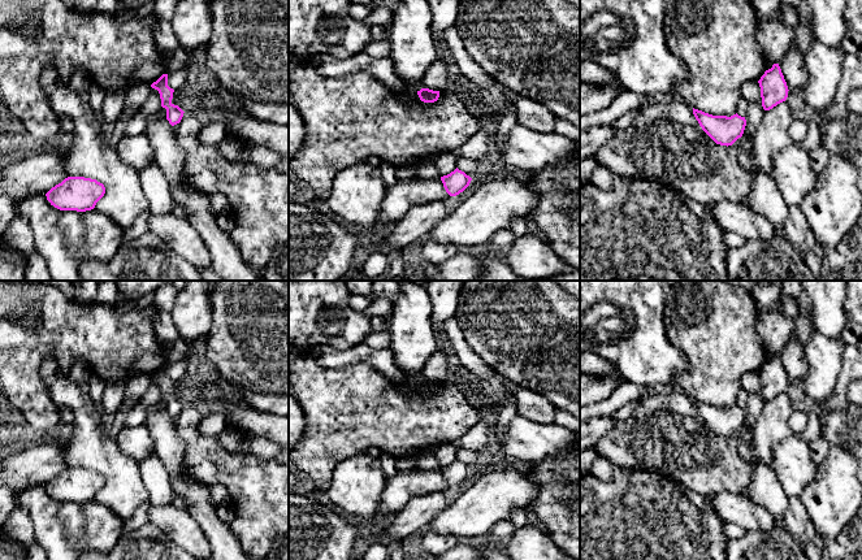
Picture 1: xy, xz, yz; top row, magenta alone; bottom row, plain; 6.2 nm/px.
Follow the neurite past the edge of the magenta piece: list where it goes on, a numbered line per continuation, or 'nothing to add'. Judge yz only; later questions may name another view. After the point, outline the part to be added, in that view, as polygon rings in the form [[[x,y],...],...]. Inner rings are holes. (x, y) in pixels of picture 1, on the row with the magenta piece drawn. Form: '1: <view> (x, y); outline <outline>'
nothing to add

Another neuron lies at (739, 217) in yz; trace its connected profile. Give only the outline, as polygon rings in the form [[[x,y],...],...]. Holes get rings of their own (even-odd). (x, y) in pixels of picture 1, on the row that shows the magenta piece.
[[[723,200],[707,209],[723,230],[735,231],[745,240],[771,240],[779,234],[774,222],[744,203]]]

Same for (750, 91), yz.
[[[744,82],[741,84],[741,97],[749,103],[758,103],[762,107],[761,87],[758,82]]]

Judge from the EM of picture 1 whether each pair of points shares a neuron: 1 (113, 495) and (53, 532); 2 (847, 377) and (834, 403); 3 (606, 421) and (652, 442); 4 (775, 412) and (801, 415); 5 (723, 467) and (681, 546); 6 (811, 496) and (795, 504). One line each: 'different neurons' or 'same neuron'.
1: different neurons
2: same neuron
3: different neurons
4: different neurons
5: different neurons
6: different neurons

